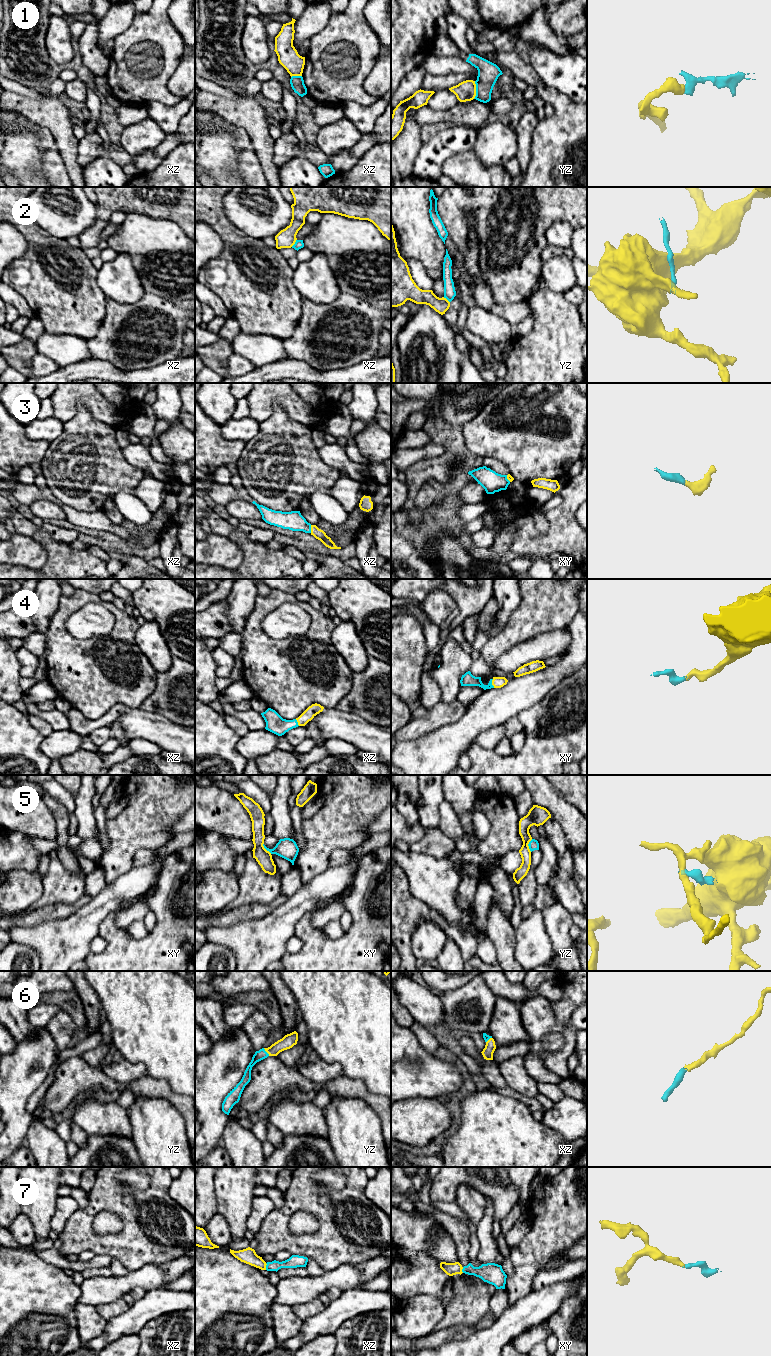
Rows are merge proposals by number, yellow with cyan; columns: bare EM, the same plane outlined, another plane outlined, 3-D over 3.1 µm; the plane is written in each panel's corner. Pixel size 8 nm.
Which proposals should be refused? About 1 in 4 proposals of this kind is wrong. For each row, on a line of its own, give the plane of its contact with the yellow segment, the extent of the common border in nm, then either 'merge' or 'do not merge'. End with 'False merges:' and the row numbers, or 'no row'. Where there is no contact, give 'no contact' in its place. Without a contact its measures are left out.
1: yz | 140 nm | do not merge
2: xz | 80 nm | do not merge
3: xz | 60 nm | merge
4: xy | 70 nm | merge
5: yz | 110 nm | do not merge
6: yz | 80 nm | merge
7: xz | 60 nm | merge
False merges: 1, 2, 5

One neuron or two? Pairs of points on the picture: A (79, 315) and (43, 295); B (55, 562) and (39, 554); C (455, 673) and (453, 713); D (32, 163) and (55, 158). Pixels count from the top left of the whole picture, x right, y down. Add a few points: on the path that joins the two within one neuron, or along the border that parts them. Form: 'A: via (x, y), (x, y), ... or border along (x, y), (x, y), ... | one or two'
A: via (70, 306), (59, 295), (52, 295) | one
B: border along (33, 538), (46, 551), (46, 561), (40, 568) | two
C: border along (455, 699), (447, 703), (440, 702) | two
D: border along (39, 138), (38, 147), (45, 163) | two

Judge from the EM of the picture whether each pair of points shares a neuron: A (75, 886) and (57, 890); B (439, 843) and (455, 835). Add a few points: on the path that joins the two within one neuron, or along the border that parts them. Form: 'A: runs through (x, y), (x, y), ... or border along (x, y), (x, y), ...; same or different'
A: runs through (71, 887), (61, 887); same
B: border along (438, 827), (454, 843); different

